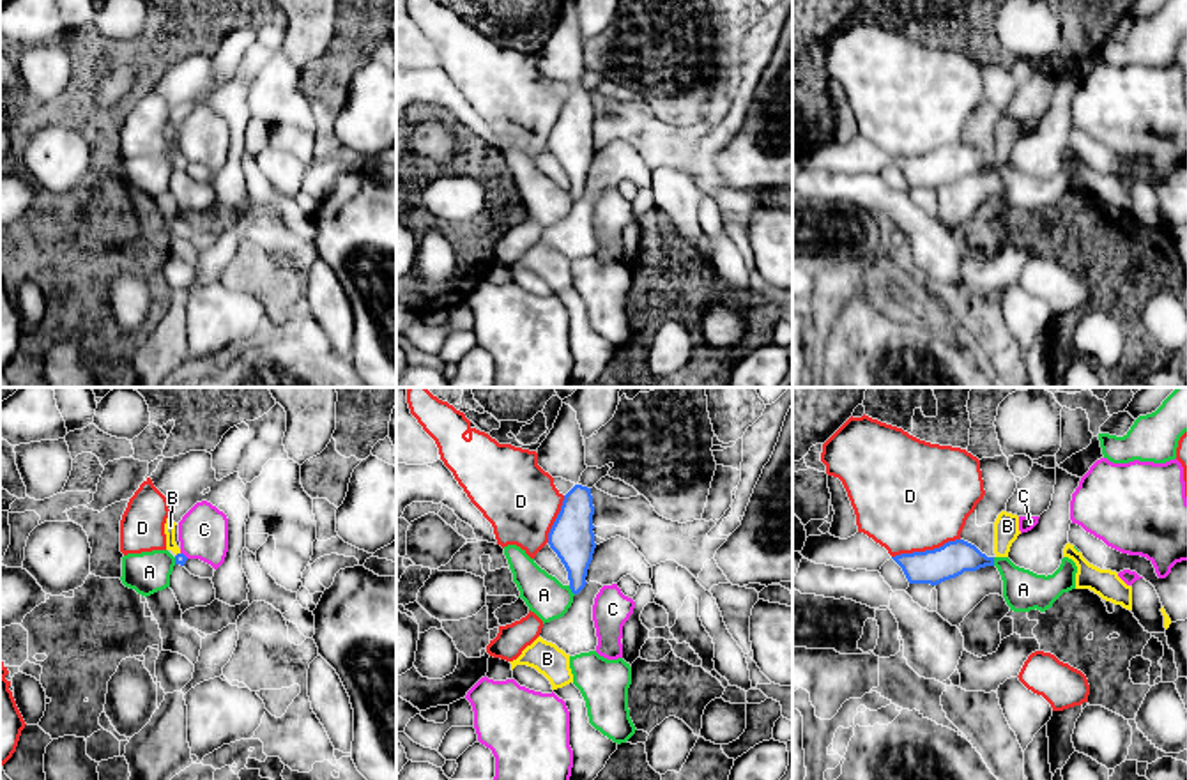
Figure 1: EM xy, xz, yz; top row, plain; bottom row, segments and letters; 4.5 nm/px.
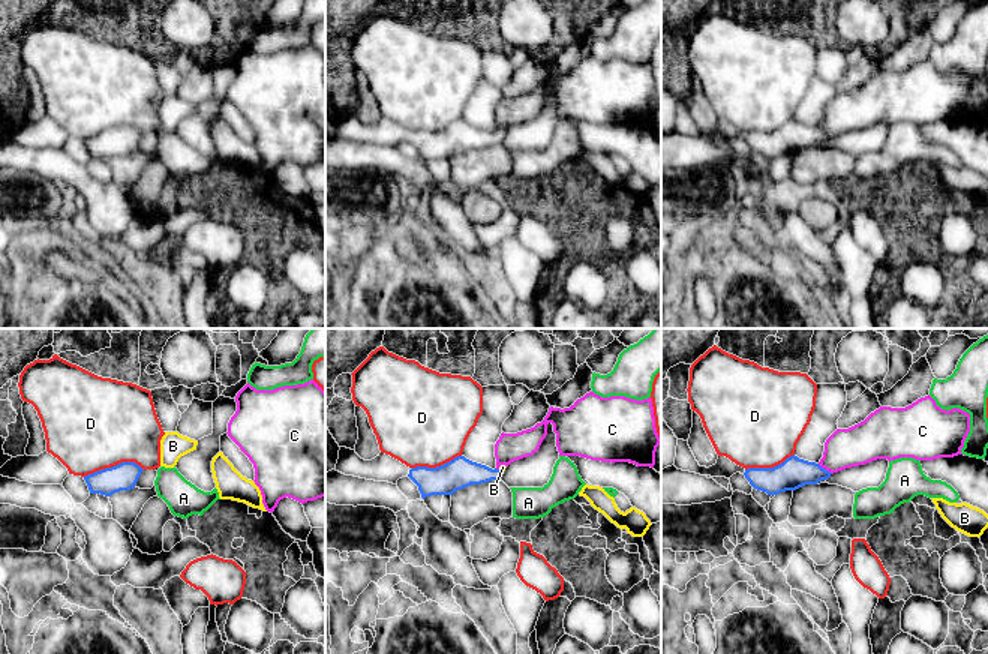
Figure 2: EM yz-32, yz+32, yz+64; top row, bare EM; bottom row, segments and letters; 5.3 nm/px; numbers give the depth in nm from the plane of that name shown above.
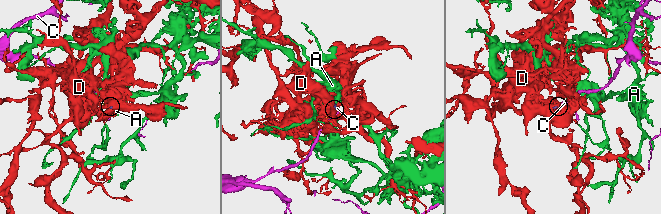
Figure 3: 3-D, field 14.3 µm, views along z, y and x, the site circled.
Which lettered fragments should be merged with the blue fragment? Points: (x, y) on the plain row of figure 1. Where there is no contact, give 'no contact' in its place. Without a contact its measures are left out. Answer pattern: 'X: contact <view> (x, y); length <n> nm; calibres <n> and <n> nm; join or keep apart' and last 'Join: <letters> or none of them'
A: contact xz (572, 195); length 50 nm; calibres 200 and 180 nm; keep apart
B: contact xy (177, 158); length 30 nm; calibres 50 and 50 nm; join
C: contact xy (183, 158); length 50 nm; calibres 50 and 220 nm; keep apart
D: contact yz (926, 154); length 320 nm; calibres 160 and 500 nm; keep apart
Join: B

